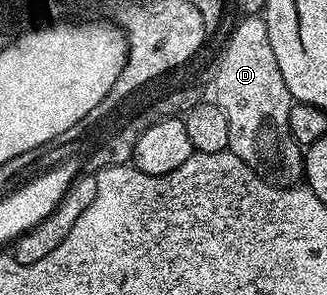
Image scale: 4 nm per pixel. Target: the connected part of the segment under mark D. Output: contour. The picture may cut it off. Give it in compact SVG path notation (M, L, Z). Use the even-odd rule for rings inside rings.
M267 22L243 24L224 57L220 69L219 93L214 102L228 119L228 149L249 166L266 184L290 188L304 179L304 149L289 130L289 110L293 103L285 78L277 66L273 46L269 42Z

